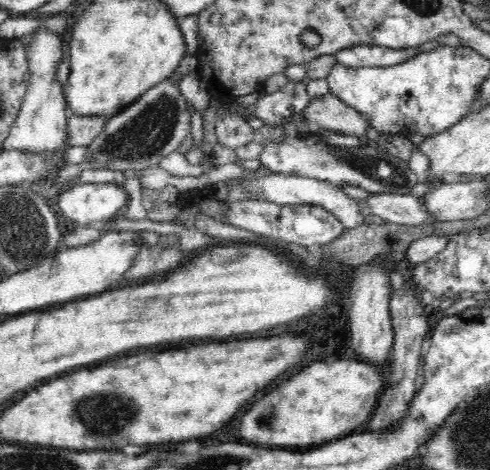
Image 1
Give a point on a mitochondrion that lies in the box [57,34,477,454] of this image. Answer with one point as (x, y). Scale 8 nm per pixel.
(143, 137)

